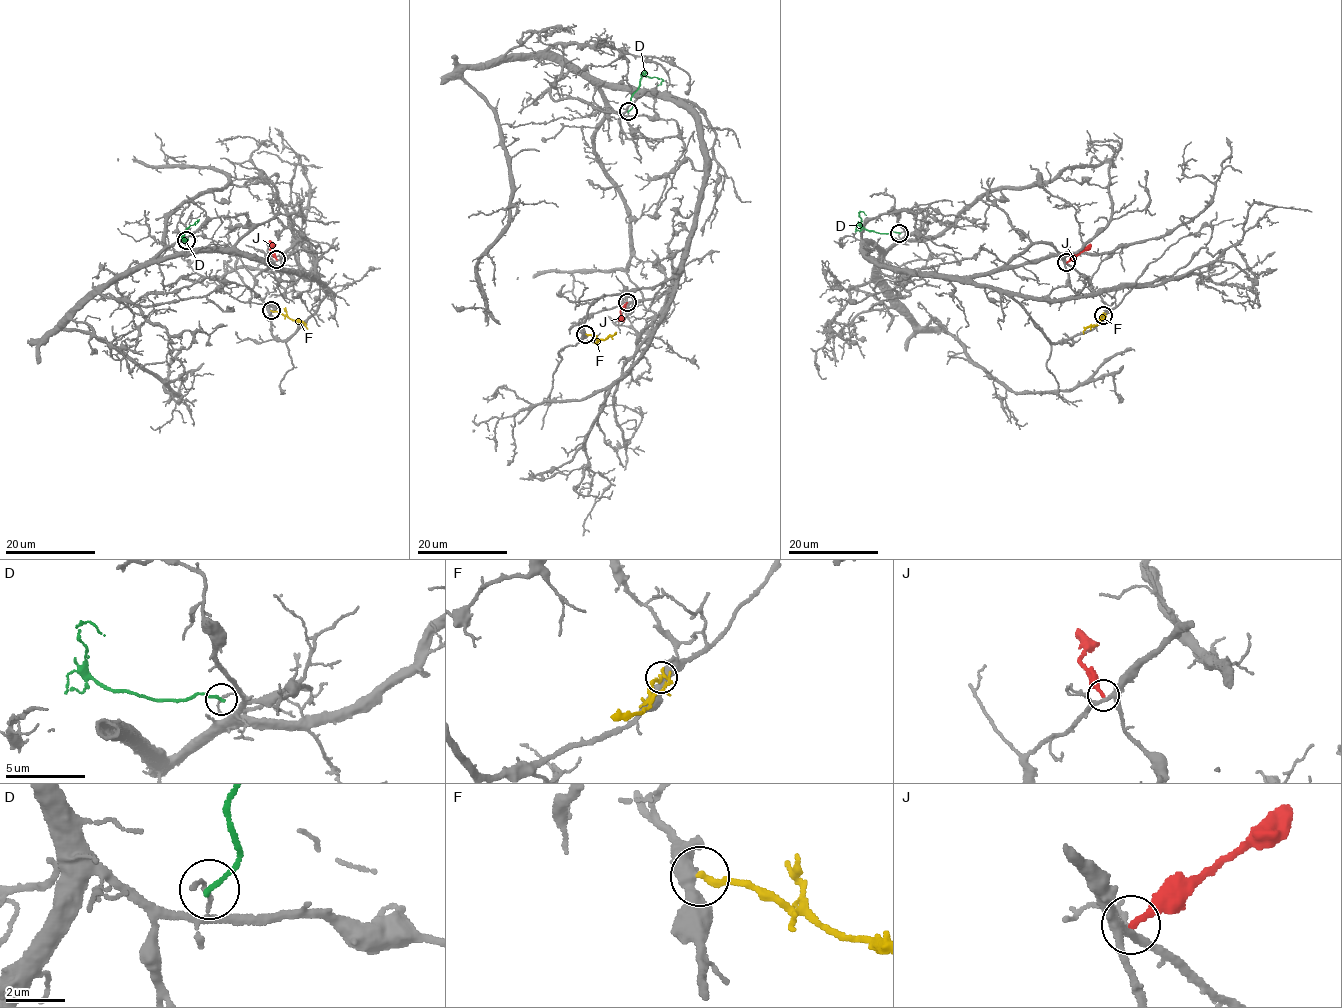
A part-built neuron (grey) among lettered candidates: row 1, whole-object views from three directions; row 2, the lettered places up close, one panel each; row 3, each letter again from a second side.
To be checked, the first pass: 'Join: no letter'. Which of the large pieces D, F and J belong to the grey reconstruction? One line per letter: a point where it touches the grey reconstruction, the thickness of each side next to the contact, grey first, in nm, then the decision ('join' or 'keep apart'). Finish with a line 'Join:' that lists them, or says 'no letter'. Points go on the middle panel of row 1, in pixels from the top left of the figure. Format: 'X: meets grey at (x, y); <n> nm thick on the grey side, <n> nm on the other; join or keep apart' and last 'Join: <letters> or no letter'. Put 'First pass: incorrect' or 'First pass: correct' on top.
First pass: correct
D: meets grey at (628, 111); 150 nm thick on the grey side, 180 nm on the other; keep apart
F: meets grey at (585, 334); 440 nm thick on the grey side, 220 nm on the other; keep apart
J: meets grey at (627, 302); 220 nm thick on the grey side, 220 nm on the other; keep apart
Join: no letter

